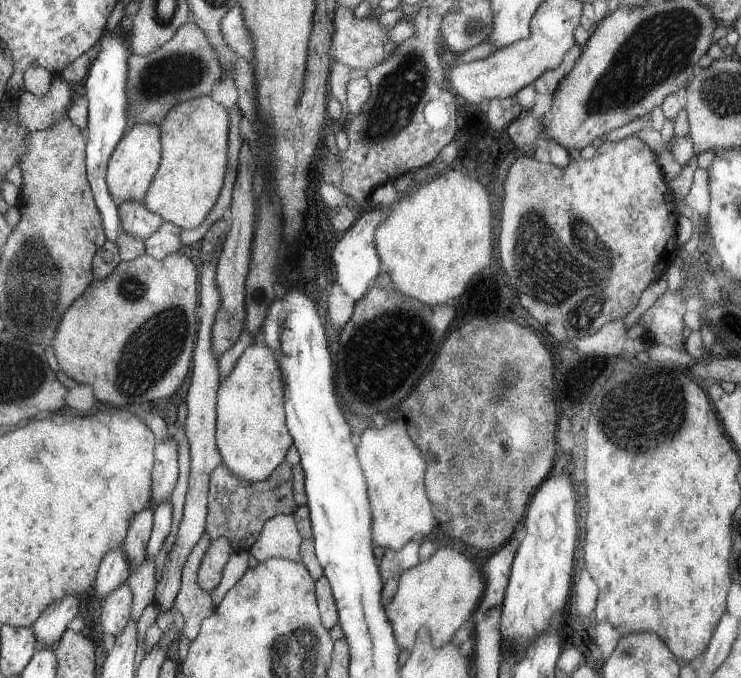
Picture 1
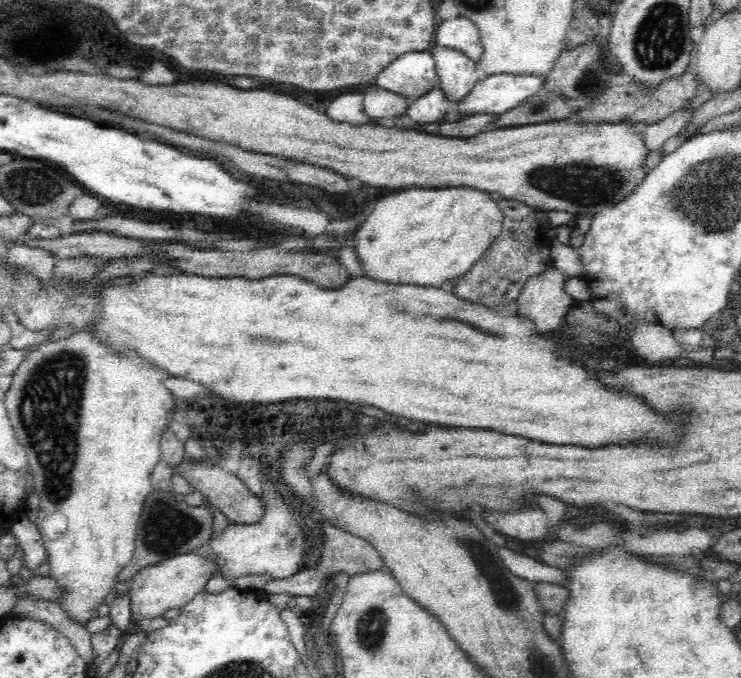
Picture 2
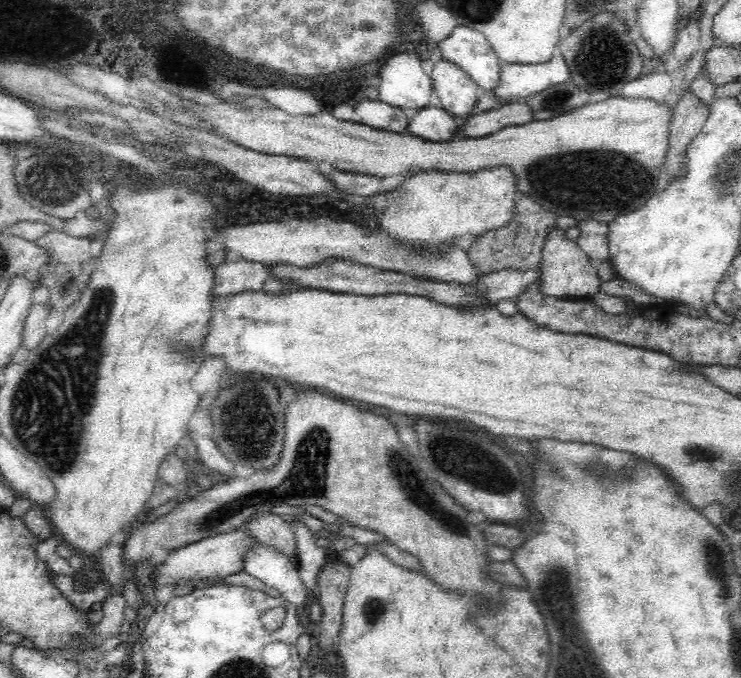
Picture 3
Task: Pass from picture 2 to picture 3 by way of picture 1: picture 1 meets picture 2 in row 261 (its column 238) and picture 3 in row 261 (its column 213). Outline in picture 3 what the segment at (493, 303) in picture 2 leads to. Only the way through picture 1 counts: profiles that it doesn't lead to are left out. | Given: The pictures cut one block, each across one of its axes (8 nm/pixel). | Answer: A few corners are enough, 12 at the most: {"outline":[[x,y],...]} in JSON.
{"outline":[[518,194],[512,220],[474,237],[478,275],[540,263],[558,215]]}

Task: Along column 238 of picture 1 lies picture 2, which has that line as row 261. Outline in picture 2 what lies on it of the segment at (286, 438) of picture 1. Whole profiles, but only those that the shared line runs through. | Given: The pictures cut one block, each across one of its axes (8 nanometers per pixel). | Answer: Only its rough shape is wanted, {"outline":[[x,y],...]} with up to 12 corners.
{"outline":[[418,185],[357,230],[366,279],[440,288],[503,225],[497,197]]}

